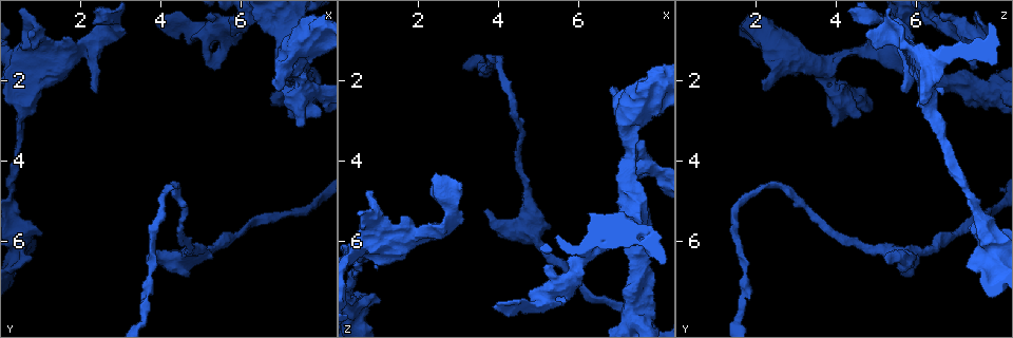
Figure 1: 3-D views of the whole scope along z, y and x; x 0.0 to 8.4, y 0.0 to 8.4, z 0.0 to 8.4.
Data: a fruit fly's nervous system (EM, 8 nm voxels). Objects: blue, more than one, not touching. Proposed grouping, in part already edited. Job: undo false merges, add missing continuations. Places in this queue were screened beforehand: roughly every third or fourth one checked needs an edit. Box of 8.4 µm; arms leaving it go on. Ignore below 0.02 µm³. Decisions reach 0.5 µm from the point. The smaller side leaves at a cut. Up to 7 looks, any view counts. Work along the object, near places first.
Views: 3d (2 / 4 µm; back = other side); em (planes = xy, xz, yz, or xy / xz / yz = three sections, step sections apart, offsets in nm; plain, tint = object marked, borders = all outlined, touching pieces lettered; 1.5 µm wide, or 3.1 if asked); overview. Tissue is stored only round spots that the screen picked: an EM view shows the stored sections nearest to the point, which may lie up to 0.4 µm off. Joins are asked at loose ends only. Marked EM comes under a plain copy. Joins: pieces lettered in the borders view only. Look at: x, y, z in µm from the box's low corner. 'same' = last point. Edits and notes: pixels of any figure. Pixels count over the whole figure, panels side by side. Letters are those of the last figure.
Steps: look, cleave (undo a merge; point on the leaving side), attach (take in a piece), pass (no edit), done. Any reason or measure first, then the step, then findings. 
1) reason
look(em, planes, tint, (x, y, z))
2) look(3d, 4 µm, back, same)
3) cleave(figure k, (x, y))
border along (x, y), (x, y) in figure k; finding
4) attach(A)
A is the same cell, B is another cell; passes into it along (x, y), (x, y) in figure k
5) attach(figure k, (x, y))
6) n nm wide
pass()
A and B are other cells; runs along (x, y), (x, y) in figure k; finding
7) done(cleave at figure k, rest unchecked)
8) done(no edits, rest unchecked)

branch stops here
look(3d, 2 µm, (2.40, 2.35, 5.70))

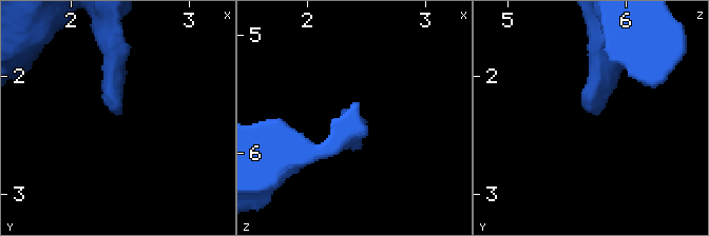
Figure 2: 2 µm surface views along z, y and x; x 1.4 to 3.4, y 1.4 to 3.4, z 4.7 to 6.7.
shape alone is not enough
look(em, xy, step 4, borders, (2.44, 2.26, 5.70))

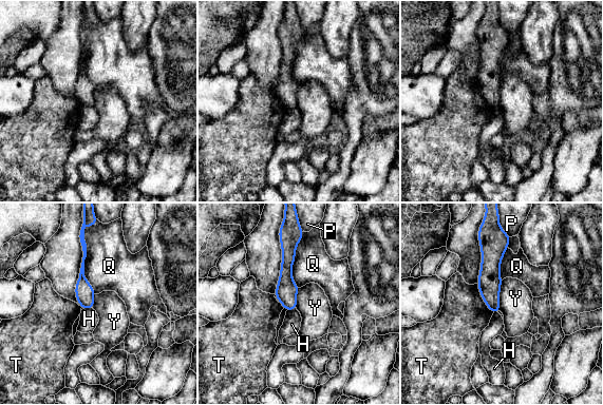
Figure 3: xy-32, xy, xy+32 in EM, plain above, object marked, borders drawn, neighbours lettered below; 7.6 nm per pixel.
look(em, planes, borders, same)

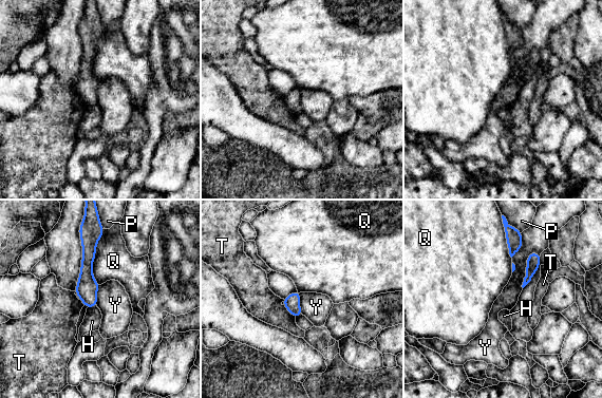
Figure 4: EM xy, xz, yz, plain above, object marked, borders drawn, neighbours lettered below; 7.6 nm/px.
120 nm wide
pass()
H, P, Q, T and Y are other cells; border along (535, 251), (526, 261), (522, 287) in figure 4; no lettered piece goes on from it

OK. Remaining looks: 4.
calibre changes
look(em, planes, tint, (4.70, 6.20, 4.90))

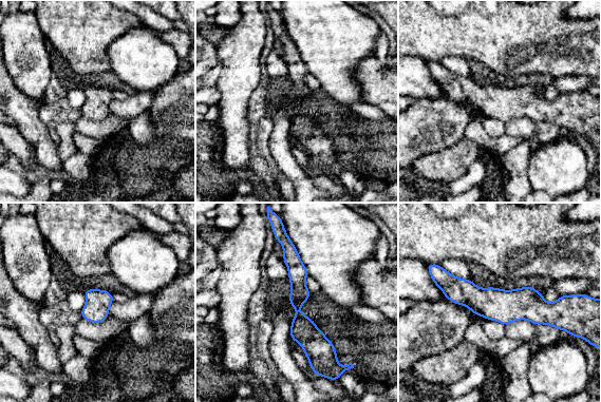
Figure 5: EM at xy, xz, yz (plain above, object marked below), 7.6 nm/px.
look(em, planes, borders, same)

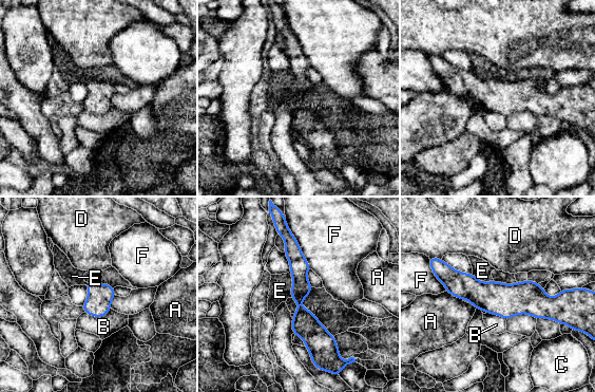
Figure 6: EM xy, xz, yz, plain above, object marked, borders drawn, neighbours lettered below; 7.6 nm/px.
F touches over 360 nm
pass()
A, B, C, D, E and F are other cells; runs along (442, 276), (499, 299), (564, 293) in figure 6; continuous, no second cell

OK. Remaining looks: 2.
done(no edits, rest unchecked)

